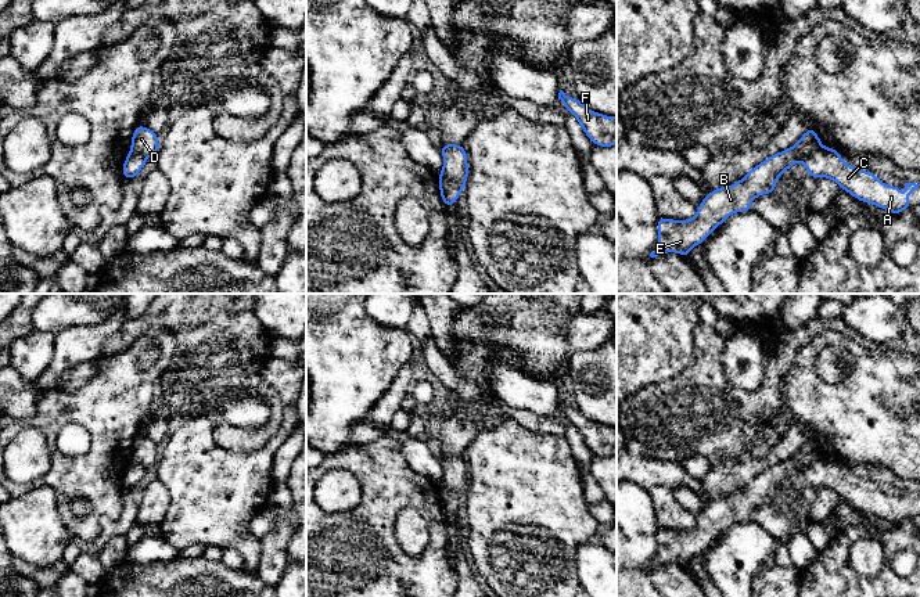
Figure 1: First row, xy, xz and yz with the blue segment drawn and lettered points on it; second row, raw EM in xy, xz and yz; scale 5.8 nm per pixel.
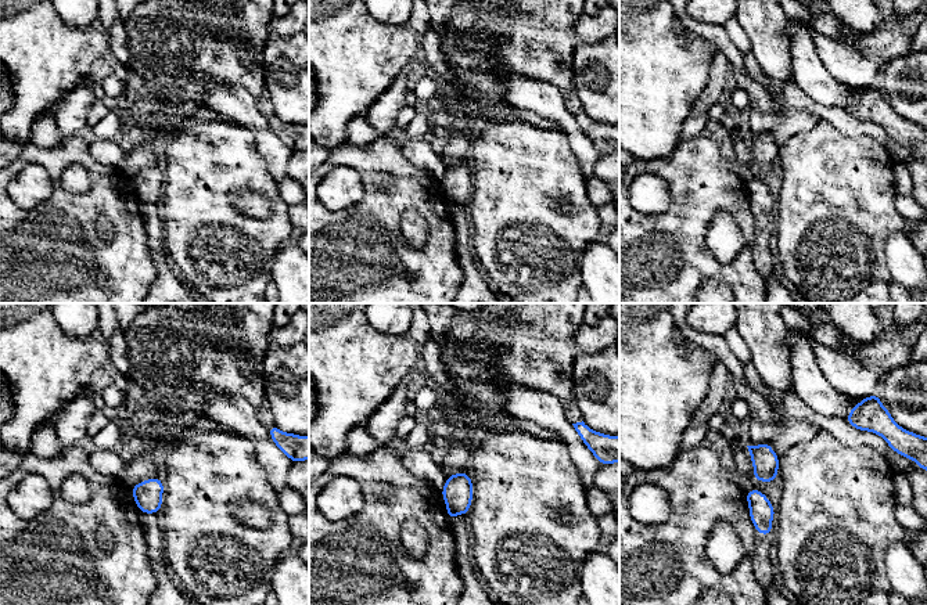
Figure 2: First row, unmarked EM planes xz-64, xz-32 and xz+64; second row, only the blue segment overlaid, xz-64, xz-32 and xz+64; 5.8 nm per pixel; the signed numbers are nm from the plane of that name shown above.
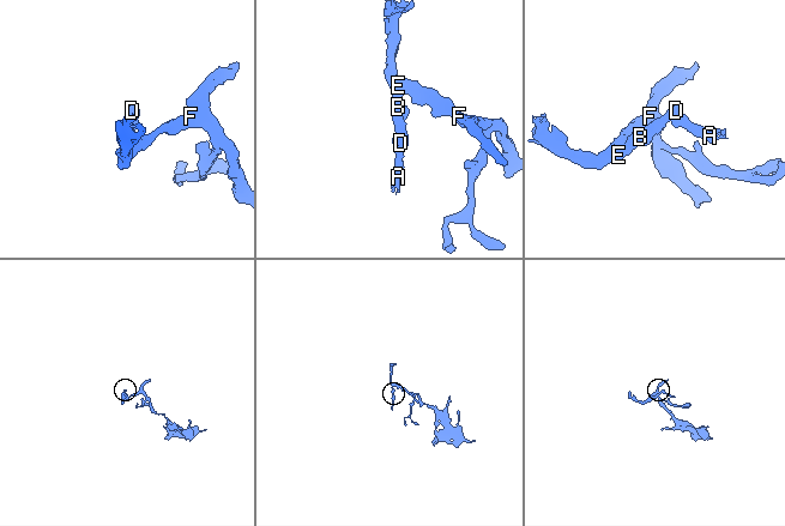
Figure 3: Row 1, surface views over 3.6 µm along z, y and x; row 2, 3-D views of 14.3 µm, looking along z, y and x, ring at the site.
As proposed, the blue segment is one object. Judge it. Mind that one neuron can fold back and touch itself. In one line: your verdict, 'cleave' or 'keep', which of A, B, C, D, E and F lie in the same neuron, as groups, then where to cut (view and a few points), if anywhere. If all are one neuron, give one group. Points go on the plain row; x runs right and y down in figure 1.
cleave | A C / B D E F | xz (439, 486), (453, 492), (462, 500)

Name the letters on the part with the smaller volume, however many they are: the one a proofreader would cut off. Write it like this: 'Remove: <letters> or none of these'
Remove: A, C

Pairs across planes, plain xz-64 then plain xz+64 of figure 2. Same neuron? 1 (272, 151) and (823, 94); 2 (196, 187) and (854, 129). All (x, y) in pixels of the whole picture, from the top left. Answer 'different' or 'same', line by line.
1: same
2: different

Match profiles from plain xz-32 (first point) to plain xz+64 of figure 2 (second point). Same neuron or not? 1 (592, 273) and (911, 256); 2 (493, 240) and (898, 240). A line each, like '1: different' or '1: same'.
1: same
2: different

